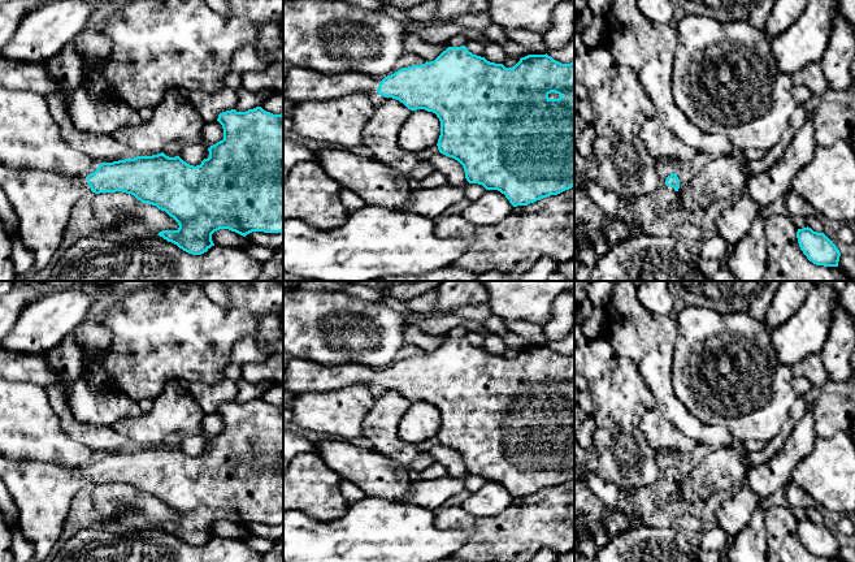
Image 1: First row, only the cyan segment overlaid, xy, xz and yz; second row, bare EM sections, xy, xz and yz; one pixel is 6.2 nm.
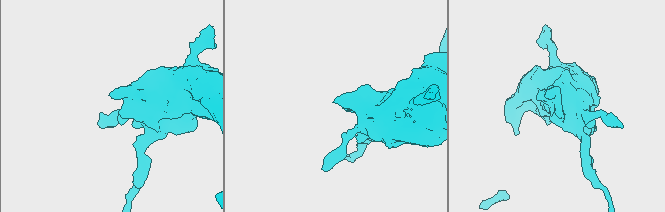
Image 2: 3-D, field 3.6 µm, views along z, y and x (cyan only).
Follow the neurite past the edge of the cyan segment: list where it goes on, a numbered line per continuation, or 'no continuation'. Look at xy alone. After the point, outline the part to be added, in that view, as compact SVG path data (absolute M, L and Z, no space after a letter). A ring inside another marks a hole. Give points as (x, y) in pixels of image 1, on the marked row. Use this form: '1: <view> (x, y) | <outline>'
1: xy (43, 200) | M0 163L0 187L19 217L19 234L35 258L34 267L14 281L51 265L66 230L73 204L91 191L86 177L36 169L12 169Z

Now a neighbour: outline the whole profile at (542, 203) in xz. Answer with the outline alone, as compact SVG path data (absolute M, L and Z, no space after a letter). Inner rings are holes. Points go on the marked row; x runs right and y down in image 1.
M574 186L528 206L513 207L507 219L492 226L474 225L461 215L444 213L434 220L434 233L469 243L469 250L452 268L466 269L479 277L487 272L504 272L518 281L543 256L552 256L559 264L574 256Z

